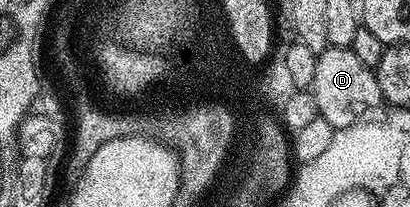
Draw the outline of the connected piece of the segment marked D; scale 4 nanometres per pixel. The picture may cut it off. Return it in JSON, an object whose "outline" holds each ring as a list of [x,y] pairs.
{"outline":[[[330,47],[317,54],[315,79],[311,86],[311,92],[315,97],[315,103],[318,104],[320,116],[327,119],[327,123],[331,123],[334,131],[356,125],[366,115],[372,114],[369,112],[383,101],[376,72],[368,69],[359,60],[359,55],[353,53],[352,48],[335,49]]]}

